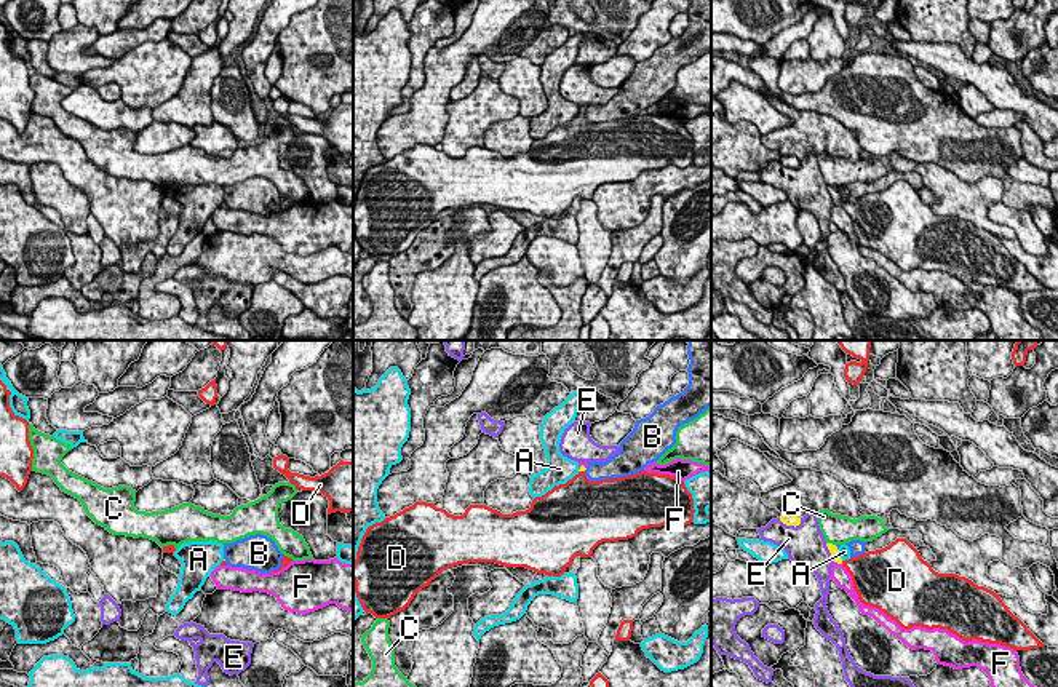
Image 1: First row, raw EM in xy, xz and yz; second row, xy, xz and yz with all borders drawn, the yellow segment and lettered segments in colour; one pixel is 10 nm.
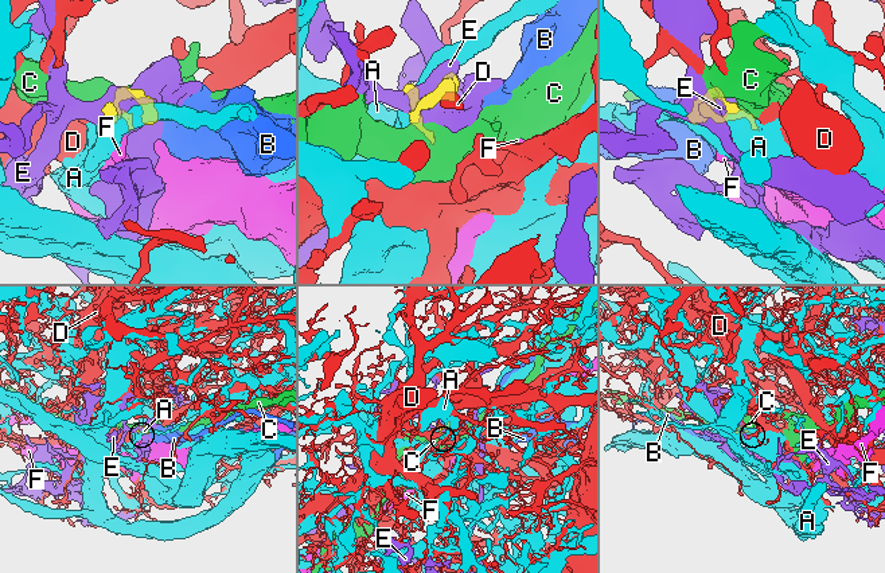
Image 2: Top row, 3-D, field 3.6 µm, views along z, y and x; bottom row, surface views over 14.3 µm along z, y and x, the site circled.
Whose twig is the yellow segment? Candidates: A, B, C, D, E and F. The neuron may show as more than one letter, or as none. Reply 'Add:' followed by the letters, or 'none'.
Add: D

